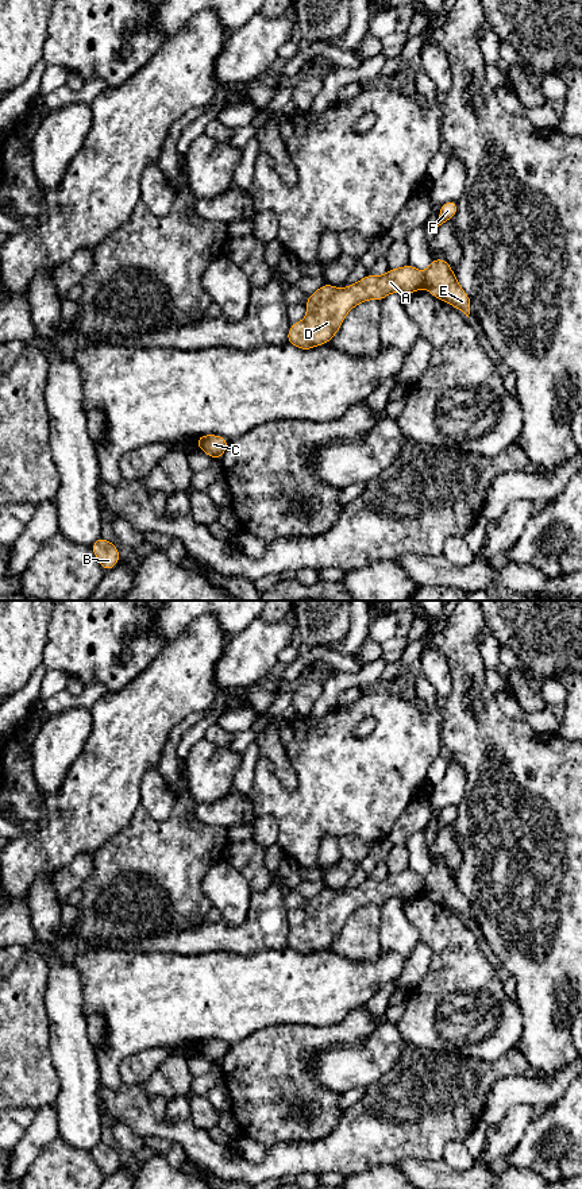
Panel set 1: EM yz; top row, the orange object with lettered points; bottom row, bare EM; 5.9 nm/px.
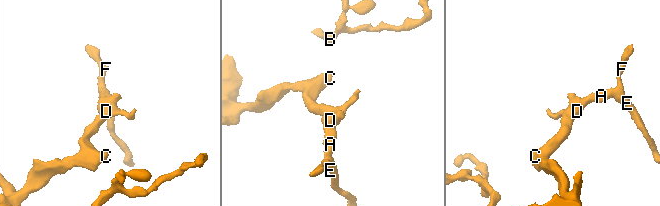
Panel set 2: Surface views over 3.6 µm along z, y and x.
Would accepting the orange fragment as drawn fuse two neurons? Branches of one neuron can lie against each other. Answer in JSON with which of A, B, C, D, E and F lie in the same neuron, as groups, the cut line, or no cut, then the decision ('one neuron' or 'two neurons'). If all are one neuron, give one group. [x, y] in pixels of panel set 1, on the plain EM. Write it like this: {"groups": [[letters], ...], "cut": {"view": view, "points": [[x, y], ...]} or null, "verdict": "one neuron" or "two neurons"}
{"groups": [["A", "B", "C", "D"], ["E", "F"]], "cut": {"view": "yz", "points": [[426, 877], [423, 891]]}, "verdict": "two neurons"}

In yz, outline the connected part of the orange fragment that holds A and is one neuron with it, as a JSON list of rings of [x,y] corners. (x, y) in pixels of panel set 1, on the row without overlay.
[[[408,868],[400,873],[389,873],[381,881],[367,879],[343,893],[327,887],[308,902],[307,922],[290,929],[286,945],[302,956],[328,949],[354,911],[367,904],[381,907],[394,896],[409,900],[424,892],[424,885],[425,877]]]

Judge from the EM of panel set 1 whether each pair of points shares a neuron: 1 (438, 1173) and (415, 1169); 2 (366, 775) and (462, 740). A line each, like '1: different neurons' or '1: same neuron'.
1: same neuron
2: different neurons

